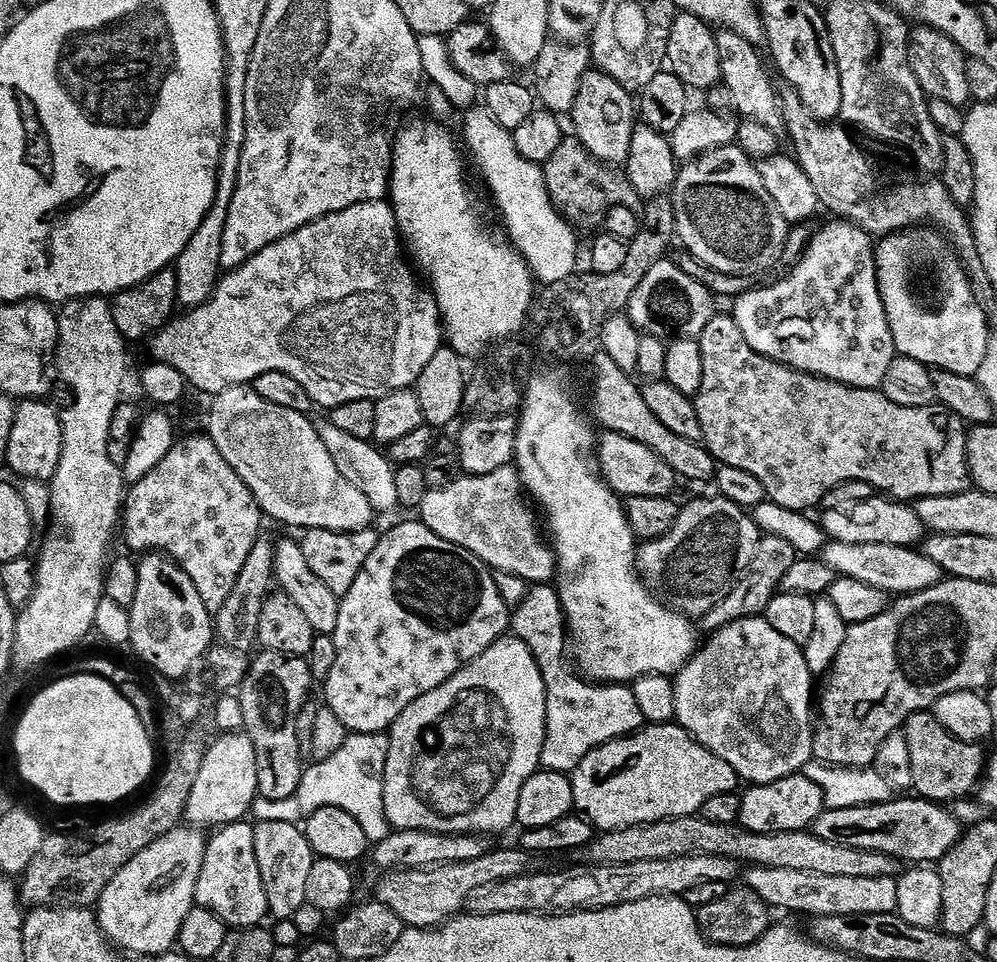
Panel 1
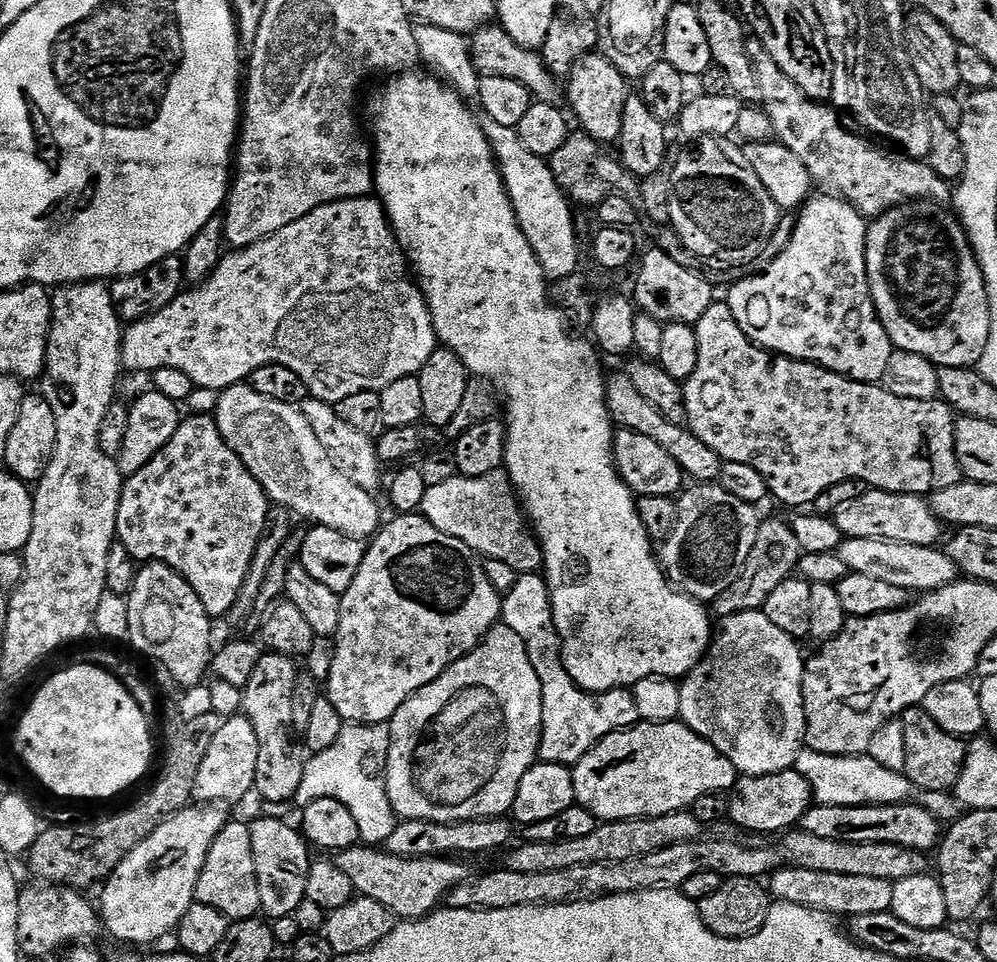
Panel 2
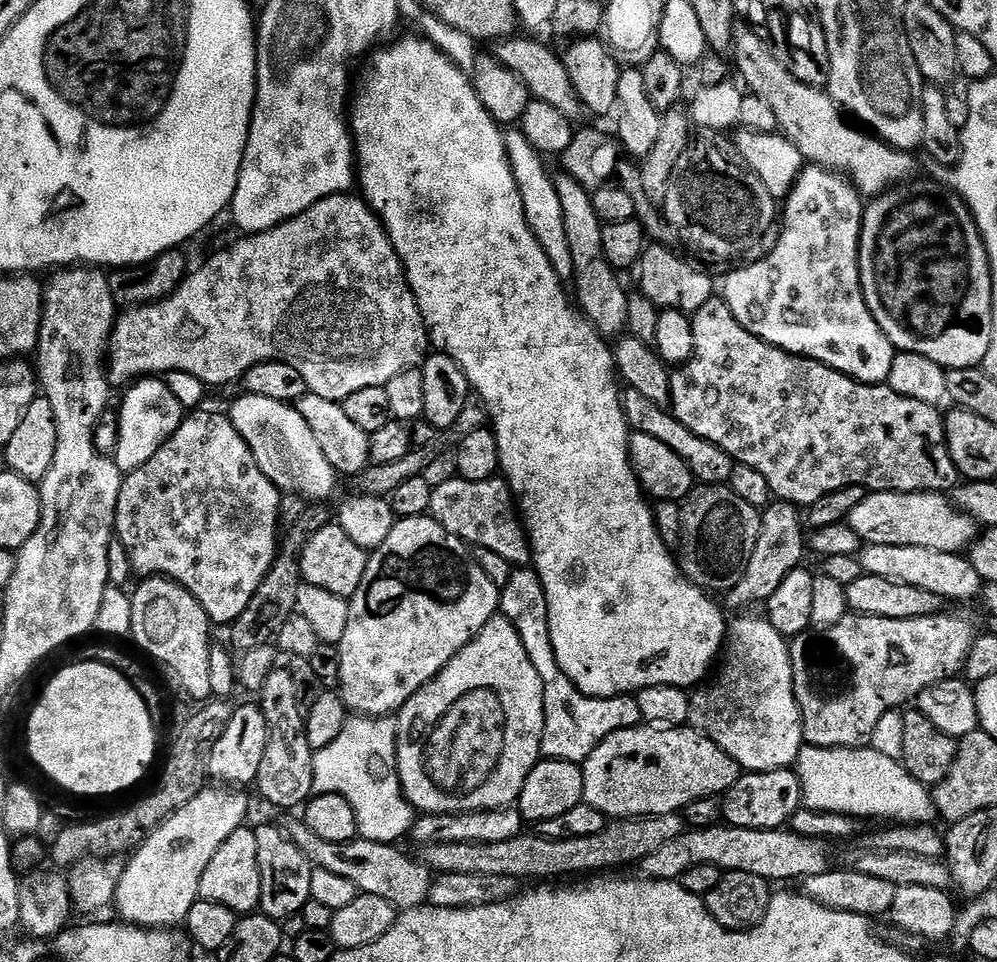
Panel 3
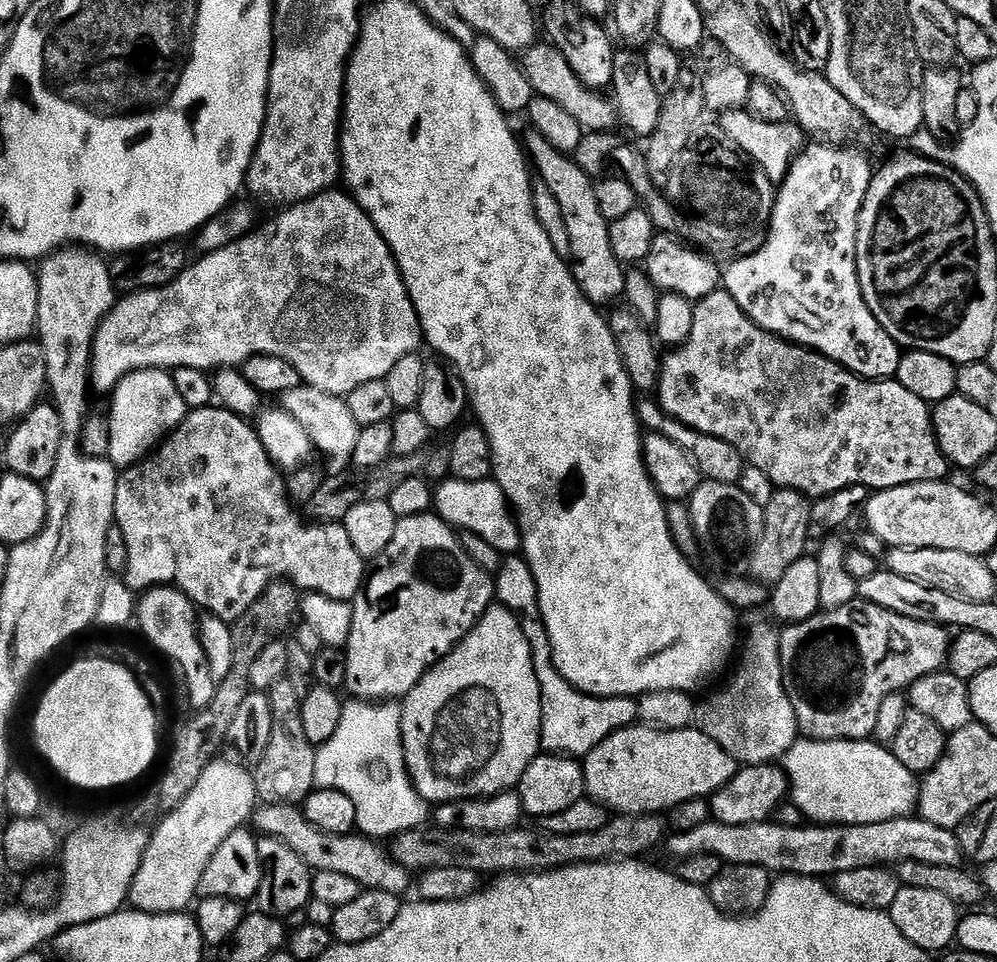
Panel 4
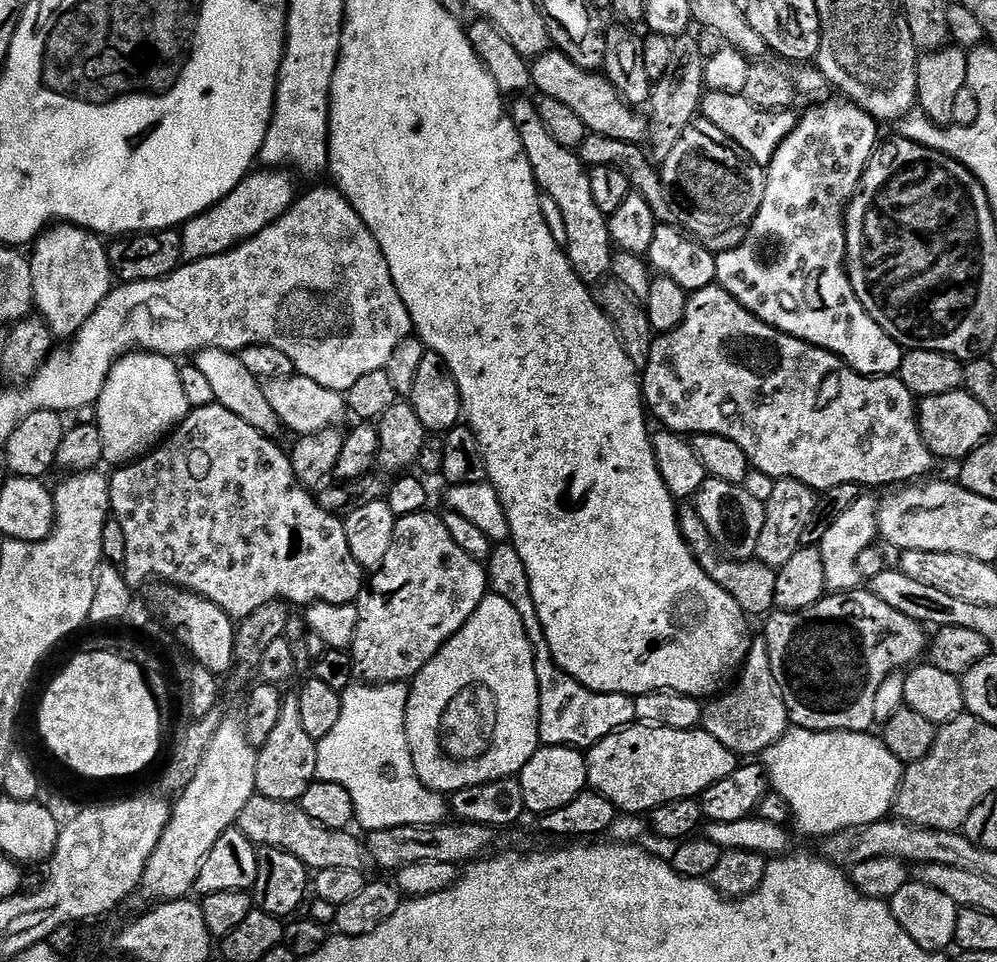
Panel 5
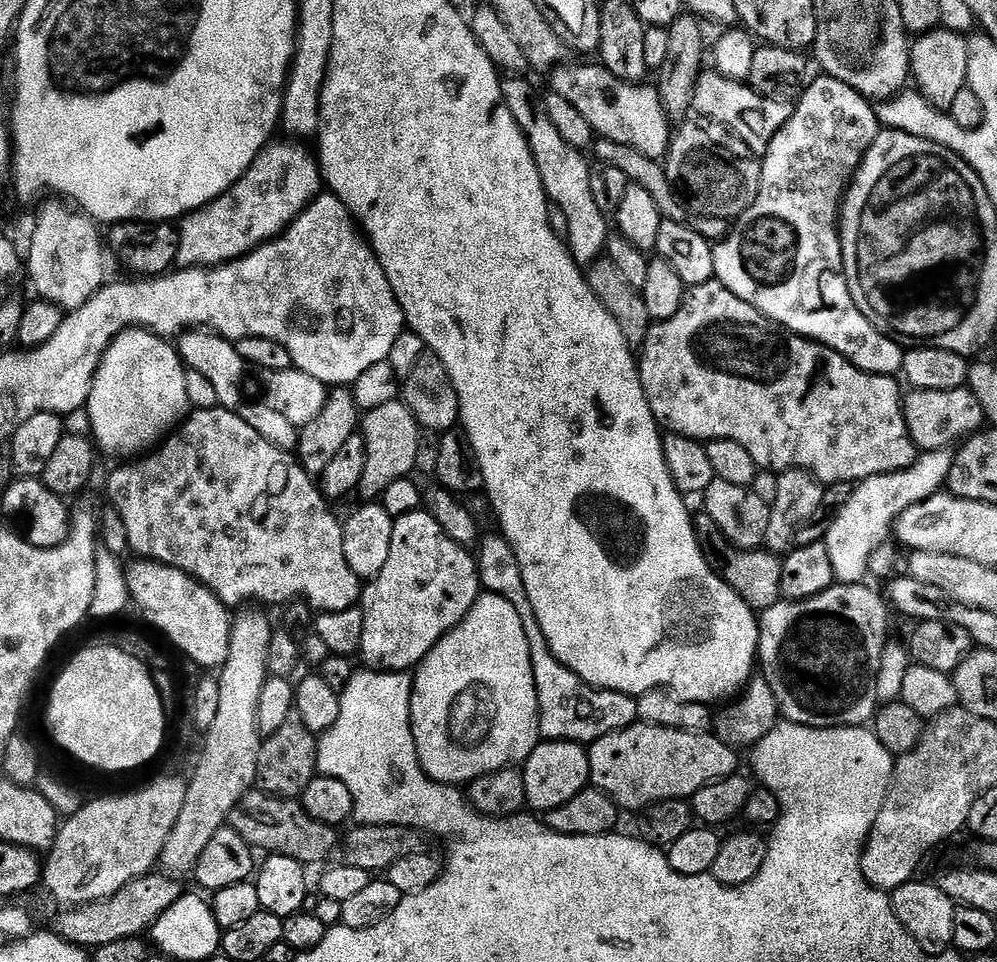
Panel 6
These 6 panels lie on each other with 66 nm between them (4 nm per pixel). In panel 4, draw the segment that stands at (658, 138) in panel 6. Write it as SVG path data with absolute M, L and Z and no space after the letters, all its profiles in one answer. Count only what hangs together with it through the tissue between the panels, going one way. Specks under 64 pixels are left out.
M551 42L533 44L531 48L527 48L522 53L522 63L526 78L530 78L533 93L542 98L550 98L550 102L562 106L562 110L569 112L585 132L612 132L617 127L616 105L607 95L601 94L597 89L587 88L582 78L578 78L578 74L570 70L570 62L562 58L555 44Z

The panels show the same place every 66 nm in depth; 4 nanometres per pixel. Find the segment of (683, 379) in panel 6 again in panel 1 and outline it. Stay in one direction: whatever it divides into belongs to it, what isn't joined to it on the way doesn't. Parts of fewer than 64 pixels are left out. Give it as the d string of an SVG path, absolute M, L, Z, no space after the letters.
M713 315L712 321L708 323L706 330L700 335L702 386L694 397L694 403L698 410L698 422L702 422L703 443L710 450L710 454L716 460L717 465L734 470L746 470L746 474L754 474L754 478L758 478L758 482L762 482L762 490L769 501L785 507L787 510L800 513L807 513L810 510L808 508L814 507L815 504L816 507L823 505L826 494L830 490L834 490L834 486L851 480L870 482L870 486L877 493L897 502L915 502L922 496L949 496L950 494L962 494L969 491L966 425L953 412L940 407L937 403L930 406L918 406L917 408L898 406L898 402L890 402L890 398L886 398L883 391L874 388L851 388L821 376L811 376L809 372L799 372L797 368L791 368L785 364L779 364L776 360L758 354L744 341L743 334L738 330L735 315L720 315Z

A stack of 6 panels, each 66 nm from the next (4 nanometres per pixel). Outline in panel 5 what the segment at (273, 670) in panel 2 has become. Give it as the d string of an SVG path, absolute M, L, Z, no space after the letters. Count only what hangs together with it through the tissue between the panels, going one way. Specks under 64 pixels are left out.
M288 694L282 702L282 714L278 714L278 722L270 738L256 753L256 791L266 798L275 800L291 800L298 802L306 790L315 784L316 767L318 766L318 741L310 738L302 727L302 717L298 706L298 695Z

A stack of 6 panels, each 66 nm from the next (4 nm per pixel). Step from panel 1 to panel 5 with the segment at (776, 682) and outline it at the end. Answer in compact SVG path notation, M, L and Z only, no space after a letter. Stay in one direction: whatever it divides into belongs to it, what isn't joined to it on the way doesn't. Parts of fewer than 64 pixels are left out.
M756 638L751 641L744 667L740 669L731 687L703 705L702 728L710 734L710 738L718 738L718 742L722 742L726 750L735 752L740 758L759 757L789 731L788 711L774 682L770 650L763 639Z

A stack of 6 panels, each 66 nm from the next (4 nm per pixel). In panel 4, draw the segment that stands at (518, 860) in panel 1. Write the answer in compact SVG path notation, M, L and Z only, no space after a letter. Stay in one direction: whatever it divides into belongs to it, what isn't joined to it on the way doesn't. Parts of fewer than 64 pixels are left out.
M261 803L252 813L251 823L256 824L255 831L260 836L278 838L286 842L286 846L290 846L290 850L294 850L294 854L298 854L313 872L331 870L333 874L347 874L360 884L361 889L369 892L382 890L386 894L399 897L405 895L404 891L411 884L413 887L413 873L398 866L385 847L379 848L374 841L368 840L372 838L364 834L326 834L326 830L318 830L318 826L306 819L303 807L295 804Z

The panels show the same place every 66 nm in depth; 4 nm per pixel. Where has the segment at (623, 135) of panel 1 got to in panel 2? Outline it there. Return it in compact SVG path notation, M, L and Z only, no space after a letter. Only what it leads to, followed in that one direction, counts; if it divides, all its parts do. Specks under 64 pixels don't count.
M594 51L594 52L588 52L584 57L579 60L578 62L574 62L574 66L572 67L572 70L570 74L566 78L566 104L568 100L567 107L570 109L572 107L572 112L571 115L574 117L576 115L576 120L579 125L579 127L582 129L583 132L585 132L588 136L592 136L594 139L599 140L601 144L605 146L612 146L617 143L620 139L620 135L622 134L622 110L626 110L626 102L628 101L629 95L630 95L630 81L628 77L623 76L622 73L618 70L618 66L614 66L614 62L612 60L609 60L607 56L601 54L599 51Z

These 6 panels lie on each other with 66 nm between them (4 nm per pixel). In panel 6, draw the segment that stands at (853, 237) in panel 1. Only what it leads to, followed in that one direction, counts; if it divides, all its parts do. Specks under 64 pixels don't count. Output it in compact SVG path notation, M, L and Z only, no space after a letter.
M823 74L817 76L817 80L813 84L811 81L799 93L798 99L795 101L792 109L790 122L786 122L786 126L782 126L782 130L778 130L778 134L774 134L770 146L762 158L760 166L760 189L754 198L754 202L742 215L736 217L728 235L713 247L714 270L716 271L715 279L725 284L734 294L738 294L738 298L742 298L742 302L750 302L750 306L758 309L763 316L770 317L780 327L788 329L789 332L797 332L800 336L807 336L809 340L817 340L818 343L825 344L827 348L832 348L838 354L842 354L854 367L861 368L863 372L873 372L875 376L896 376L903 369L905 349L897 344L891 336L882 335L864 317L862 310L858 310L858 306L853 302L850 293L848 293L848 283L844 277L844 259L842 258L840 226L838 223L844 193L847 192L848 185L852 183L852 178L855 176L858 166L862 162L862 158L870 150L874 138L881 132L882 125L878 117L876 117L876 109L873 101L869 100L868 97L861 94L858 90L846 86L846 82L838 82L838 78Z

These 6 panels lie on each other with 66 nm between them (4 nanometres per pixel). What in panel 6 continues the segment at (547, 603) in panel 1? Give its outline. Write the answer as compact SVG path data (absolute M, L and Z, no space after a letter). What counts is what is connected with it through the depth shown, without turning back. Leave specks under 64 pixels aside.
M499 534L481 535L474 559L476 572L480 575L481 589L506 598L506 602L510 602L510 606L518 610L518 618L522 622L522 627L526 629L526 642L530 642L530 662L534 670L534 686L538 690L541 737L544 740L572 740L576 744L591 746L598 738L637 723L638 706L633 697L621 692L592 688L586 682L582 682L578 674L562 666L558 658L554 658L536 621L534 606L530 606L530 598L526 598L522 566L518 566L518 558L514 555L510 542L506 542L506 538Z

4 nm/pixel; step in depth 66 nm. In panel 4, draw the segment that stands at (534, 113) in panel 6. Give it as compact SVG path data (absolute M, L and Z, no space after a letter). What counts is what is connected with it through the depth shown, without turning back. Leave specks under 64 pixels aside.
M531 130L525 132L525 136L522 136L522 147L527 159L539 183L546 186L558 202L559 209L562 210L563 221L566 222L567 233L570 236L570 267L582 294L586 294L591 304L605 306L604 304L613 303L612 305L615 305L624 294L626 268L614 258L614 250L610 247L608 229L610 221L602 218L602 213L598 211L593 177L588 176L586 170L582 170L582 166L578 166L578 162L569 153L554 150L554 146L550 146L550 142L542 138L542 134Z

